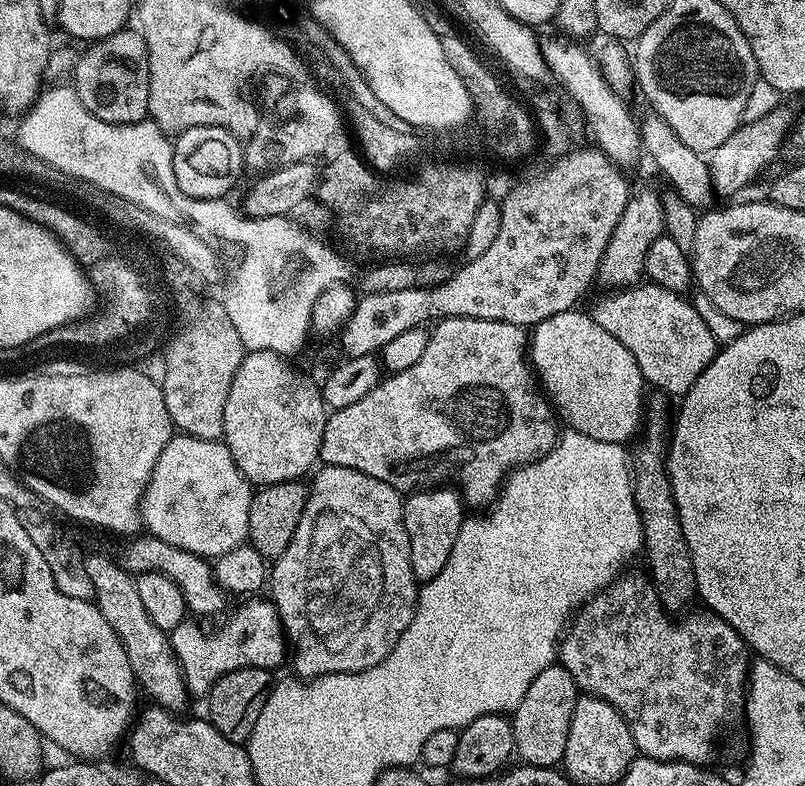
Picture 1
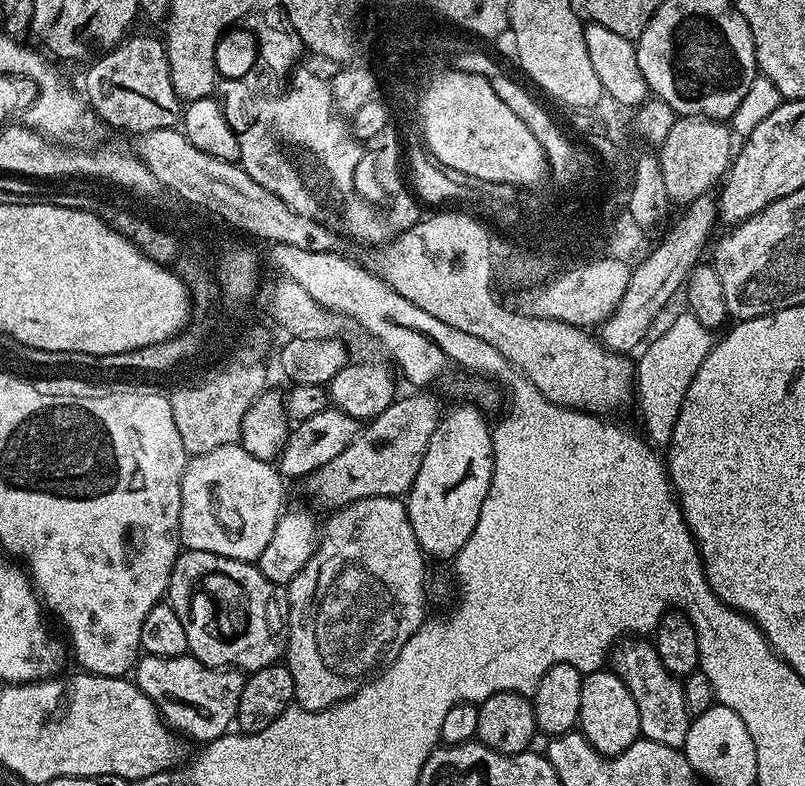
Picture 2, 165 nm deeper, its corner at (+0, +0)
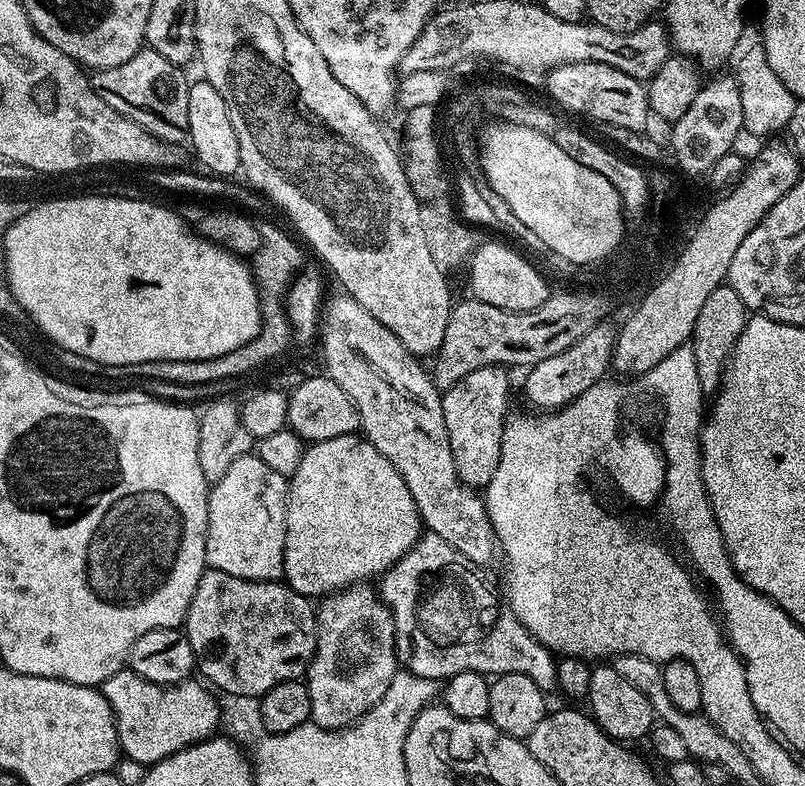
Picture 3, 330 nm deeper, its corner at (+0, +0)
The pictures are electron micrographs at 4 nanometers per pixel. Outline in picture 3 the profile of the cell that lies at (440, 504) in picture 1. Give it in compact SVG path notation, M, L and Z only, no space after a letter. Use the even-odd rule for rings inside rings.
M500 366L480 368L467 374L454 387L443 393L442 414L446 418L446 434L450 438L450 454L454 454L458 478L469 488L477 490L487 488L490 478L494 478L494 470L498 470L500 436L504 432L504 421L510 412L508 409L507 374L509 373Z

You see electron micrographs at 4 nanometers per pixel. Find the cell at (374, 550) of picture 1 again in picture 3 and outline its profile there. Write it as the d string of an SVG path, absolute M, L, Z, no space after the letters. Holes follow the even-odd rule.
M367 583L350 584L319 601L316 614L316 657L310 662L306 683L310 694L311 723L323 728L346 728L356 723L386 694L386 686L397 674L396 631L394 618L388 605L380 599L377 589Z

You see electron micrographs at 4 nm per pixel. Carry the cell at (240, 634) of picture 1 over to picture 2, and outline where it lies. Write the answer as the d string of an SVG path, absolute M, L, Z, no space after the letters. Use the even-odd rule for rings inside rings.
M190 654L182 656L141 655L136 661L134 682L154 702L173 732L189 741L216 739L216 720L231 721L242 698L245 673L234 668L211 668Z

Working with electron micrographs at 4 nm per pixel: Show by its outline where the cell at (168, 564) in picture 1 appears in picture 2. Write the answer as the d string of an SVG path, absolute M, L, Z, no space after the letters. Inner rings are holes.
M184 550L177 556L168 579L167 603L182 618L188 652L211 668L234 668L245 674L277 663L285 655L288 642L288 593L270 582L255 563L235 560L206 550Z

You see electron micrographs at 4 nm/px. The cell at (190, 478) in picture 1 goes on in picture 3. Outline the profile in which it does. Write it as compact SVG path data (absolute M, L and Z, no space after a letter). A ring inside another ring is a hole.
M259 455L238 458L208 490L208 529L204 563L243 580L279 581L284 574L284 539L289 481L270 470Z

